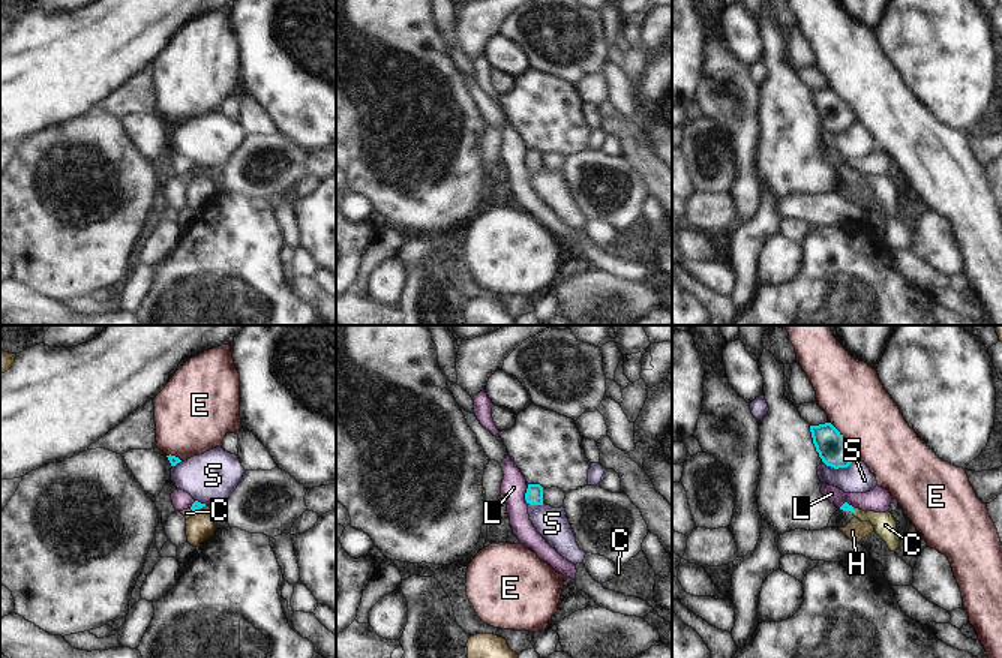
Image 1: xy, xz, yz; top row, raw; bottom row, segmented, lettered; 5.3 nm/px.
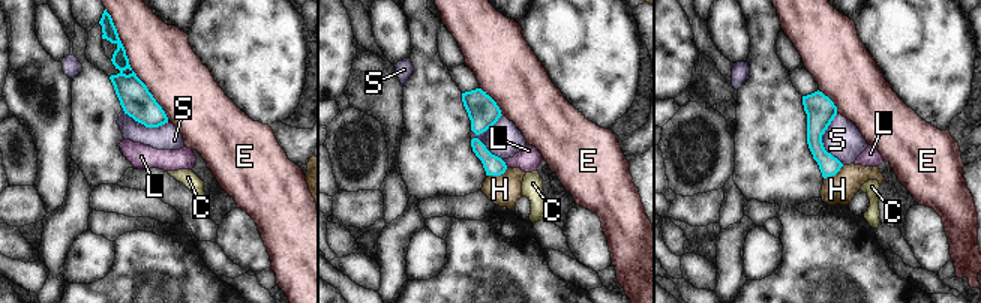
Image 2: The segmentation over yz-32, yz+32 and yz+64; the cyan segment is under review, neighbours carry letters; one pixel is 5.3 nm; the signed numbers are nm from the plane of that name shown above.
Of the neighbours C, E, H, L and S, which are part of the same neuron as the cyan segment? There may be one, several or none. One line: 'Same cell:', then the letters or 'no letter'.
Same cell: C

